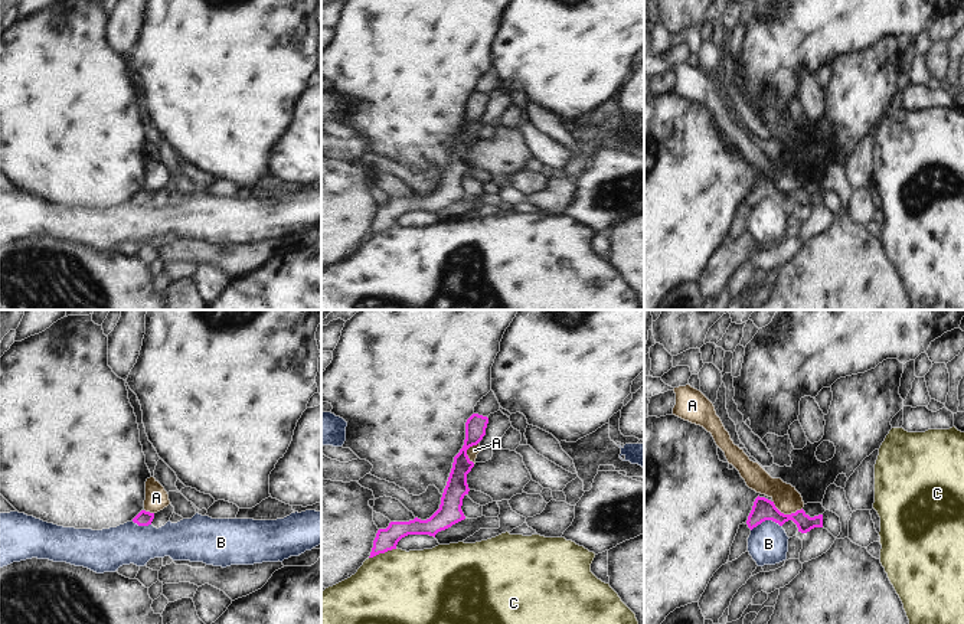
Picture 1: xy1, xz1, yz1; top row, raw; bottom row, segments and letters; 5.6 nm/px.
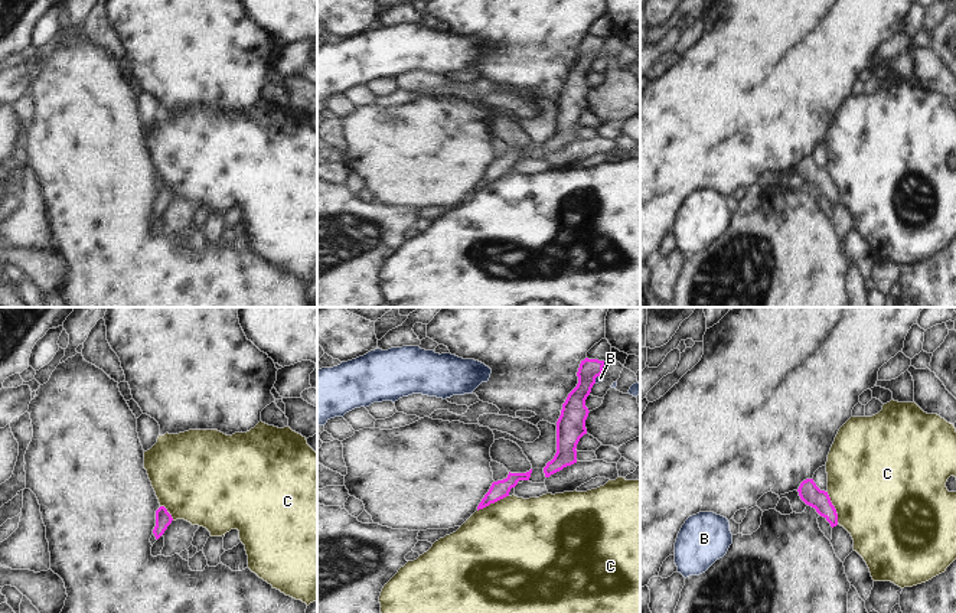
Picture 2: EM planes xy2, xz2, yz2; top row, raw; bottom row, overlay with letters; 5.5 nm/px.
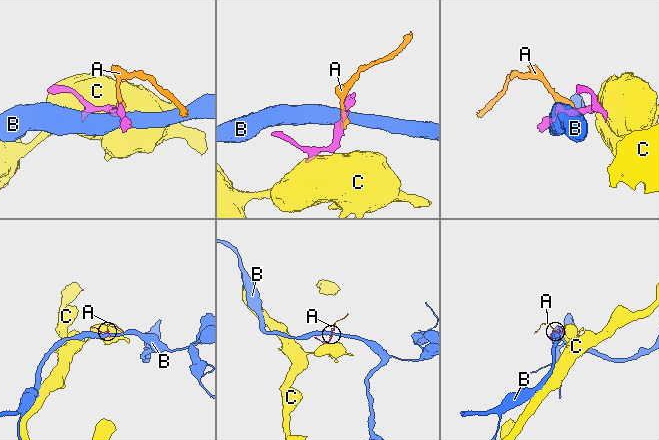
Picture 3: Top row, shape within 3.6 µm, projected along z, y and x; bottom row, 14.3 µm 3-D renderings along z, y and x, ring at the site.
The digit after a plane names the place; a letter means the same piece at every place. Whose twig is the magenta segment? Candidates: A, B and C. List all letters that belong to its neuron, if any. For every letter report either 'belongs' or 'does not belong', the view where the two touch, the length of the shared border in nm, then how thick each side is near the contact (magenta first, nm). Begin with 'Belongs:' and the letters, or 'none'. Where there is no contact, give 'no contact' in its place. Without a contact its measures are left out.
Belongs: none
A: does not belong | yz1 | 180 nm | 120/150 nm
B: does not belong | yz1 | 180 nm | 120/220 nm
C: does not belong | yz2 | 200 nm | 110/500 nm

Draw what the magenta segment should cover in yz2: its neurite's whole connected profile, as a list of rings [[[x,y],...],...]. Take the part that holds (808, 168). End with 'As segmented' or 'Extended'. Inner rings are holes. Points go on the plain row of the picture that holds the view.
[[[813,156],[803,157],[797,169],[800,176],[806,182],[815,185],[816,189],[831,200],[832,205],[838,202],[838,190],[828,169],[820,167]]]. As segmented

